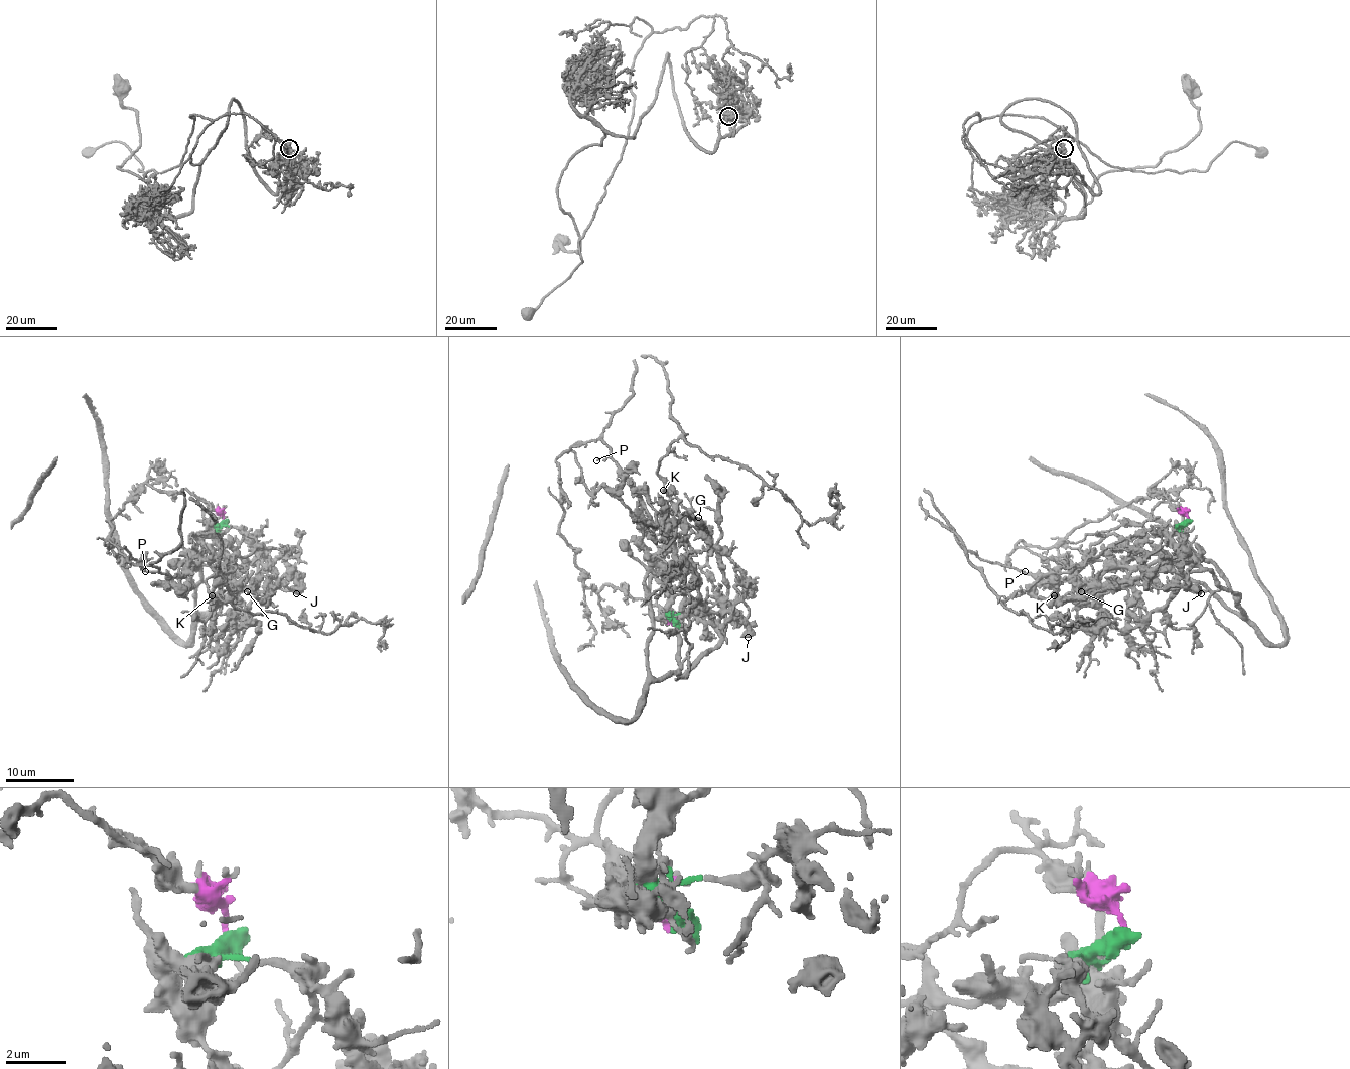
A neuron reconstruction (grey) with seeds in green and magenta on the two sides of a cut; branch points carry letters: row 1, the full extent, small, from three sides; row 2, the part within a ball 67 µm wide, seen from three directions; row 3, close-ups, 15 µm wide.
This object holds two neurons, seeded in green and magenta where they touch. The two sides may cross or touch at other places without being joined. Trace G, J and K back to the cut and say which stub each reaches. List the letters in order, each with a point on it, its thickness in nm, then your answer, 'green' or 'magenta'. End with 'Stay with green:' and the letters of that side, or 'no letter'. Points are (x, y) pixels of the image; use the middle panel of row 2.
G: place (698, 517); calibre 190 nm; green
J: place (748, 637); calibre 650 nm; green
K: place (663, 490); calibre 160 nm; green
Stay with green: G, J, K

